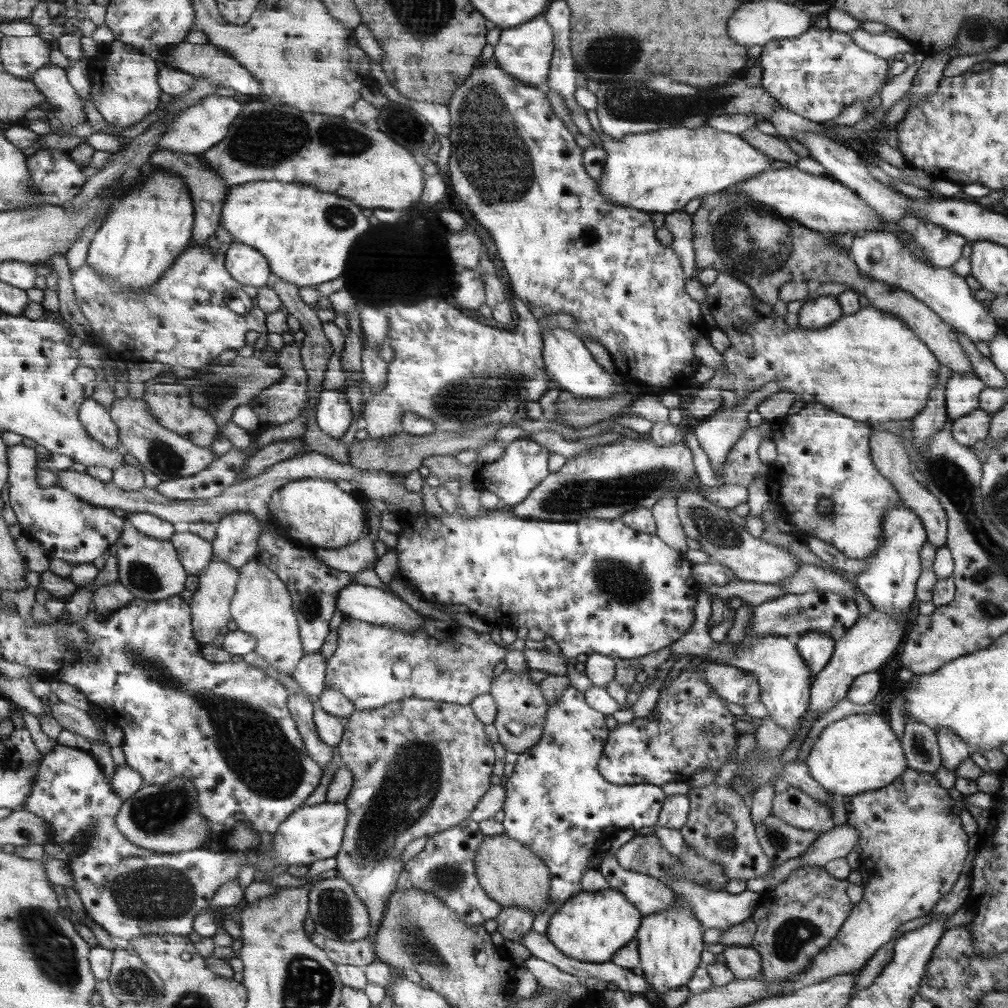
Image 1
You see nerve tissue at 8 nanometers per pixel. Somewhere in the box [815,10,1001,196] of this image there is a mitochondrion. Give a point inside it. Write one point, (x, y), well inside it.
(972, 34)

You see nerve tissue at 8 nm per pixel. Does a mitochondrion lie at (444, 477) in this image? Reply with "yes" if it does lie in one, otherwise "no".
no

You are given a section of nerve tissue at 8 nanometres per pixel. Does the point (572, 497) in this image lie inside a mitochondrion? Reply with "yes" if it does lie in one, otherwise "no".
yes

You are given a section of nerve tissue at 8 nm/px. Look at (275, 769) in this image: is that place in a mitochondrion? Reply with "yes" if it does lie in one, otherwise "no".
yes

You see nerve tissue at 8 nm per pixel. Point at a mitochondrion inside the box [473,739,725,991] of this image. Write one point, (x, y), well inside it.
(639, 856)

